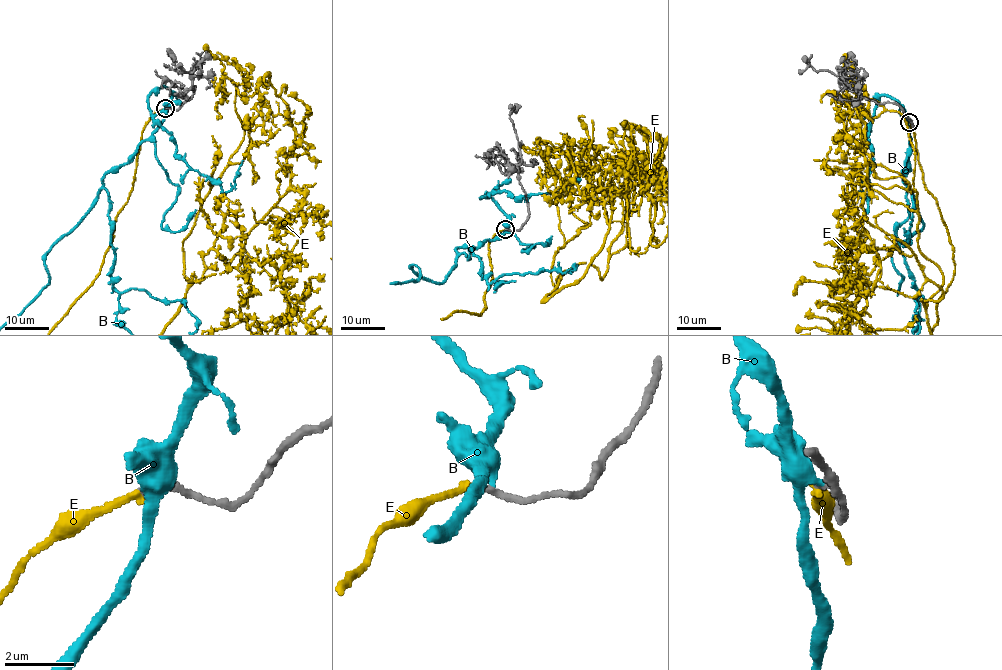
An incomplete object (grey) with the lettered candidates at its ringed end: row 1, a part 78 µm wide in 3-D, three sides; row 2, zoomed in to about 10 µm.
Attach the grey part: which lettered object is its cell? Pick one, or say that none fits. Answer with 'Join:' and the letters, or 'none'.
Join: E

